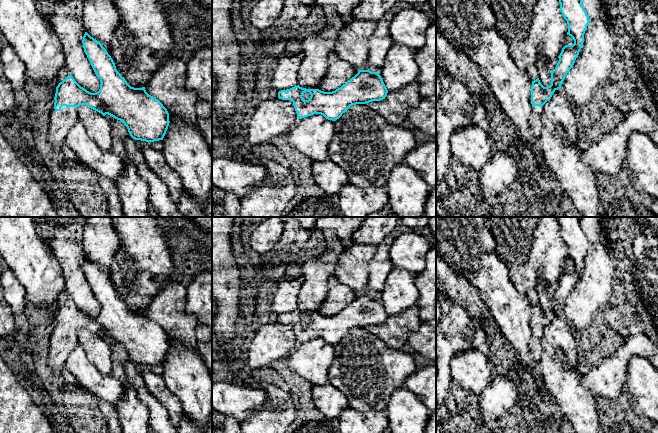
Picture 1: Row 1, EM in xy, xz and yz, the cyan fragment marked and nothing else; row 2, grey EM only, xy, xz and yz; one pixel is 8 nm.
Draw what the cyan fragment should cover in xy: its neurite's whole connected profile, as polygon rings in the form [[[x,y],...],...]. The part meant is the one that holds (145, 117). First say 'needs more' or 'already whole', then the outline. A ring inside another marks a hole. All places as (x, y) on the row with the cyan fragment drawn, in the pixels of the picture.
needs more; [[[87,32],[83,36],[84,52],[89,59],[91,66],[100,79],[100,89],[96,93],[91,93],[81,87],[73,78],[68,75],[56,87],[54,97],[54,108],[50,112],[48,126],[48,141],[58,151],[64,144],[67,133],[79,122],[77,107],[86,105],[91,109],[106,114],[120,120],[127,127],[130,136],[135,140],[154,142],[163,140],[169,126],[169,113],[163,104],[156,98],[149,95],[145,87],[131,87],[124,77],[117,71],[115,63],[106,49],[100,42],[91,37]]]

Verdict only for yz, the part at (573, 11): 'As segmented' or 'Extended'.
Extended

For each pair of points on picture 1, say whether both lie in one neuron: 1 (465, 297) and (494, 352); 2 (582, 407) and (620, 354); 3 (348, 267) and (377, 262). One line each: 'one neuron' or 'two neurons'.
1: one neuron
2: two neurons
3: two neurons

